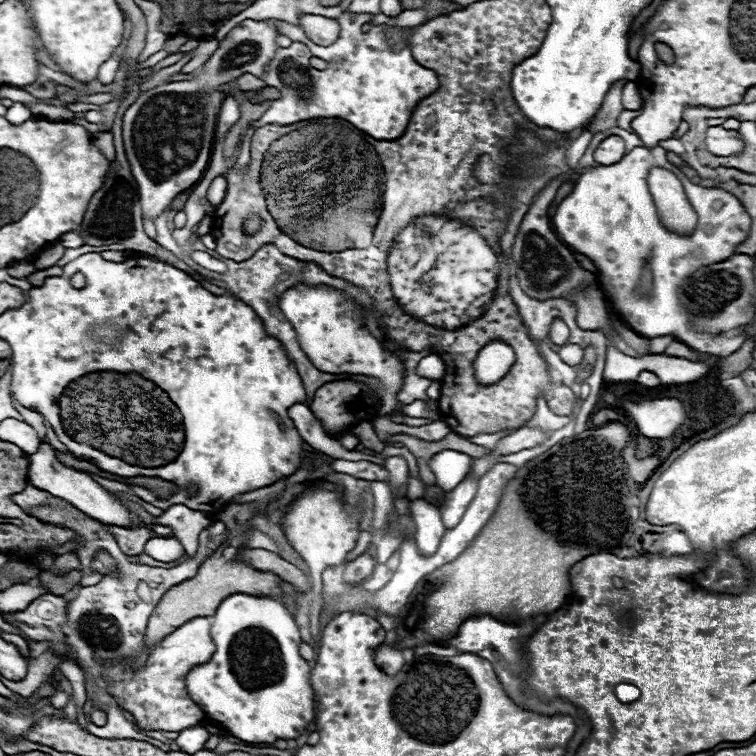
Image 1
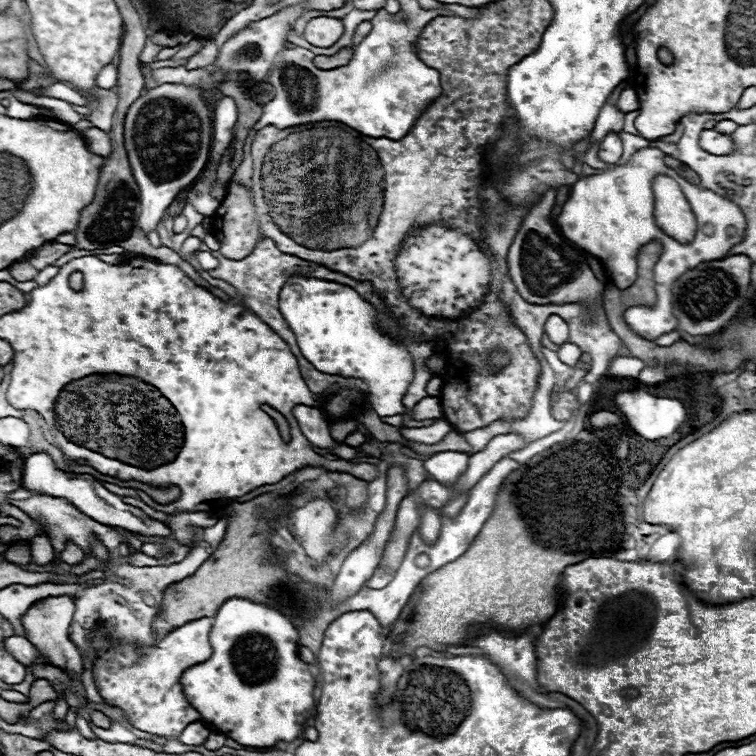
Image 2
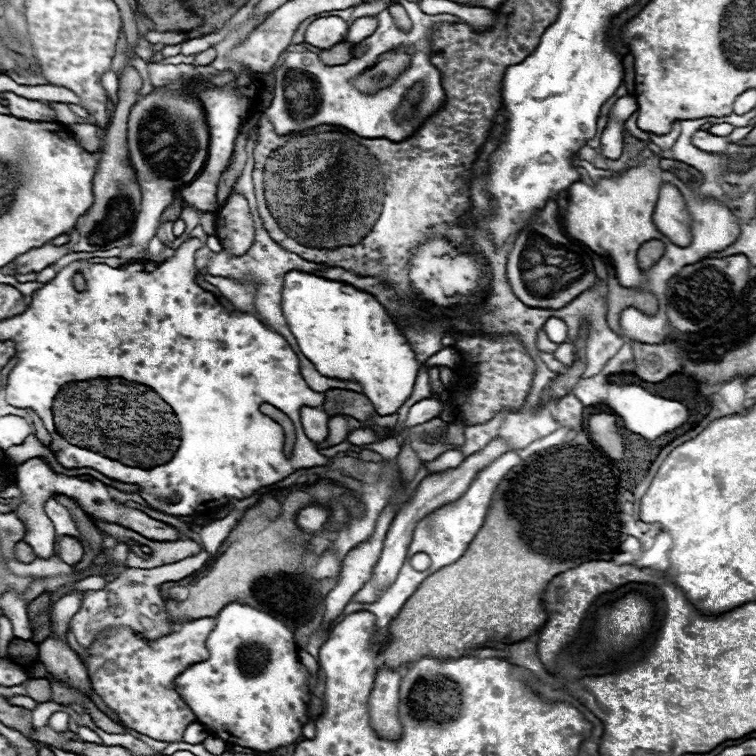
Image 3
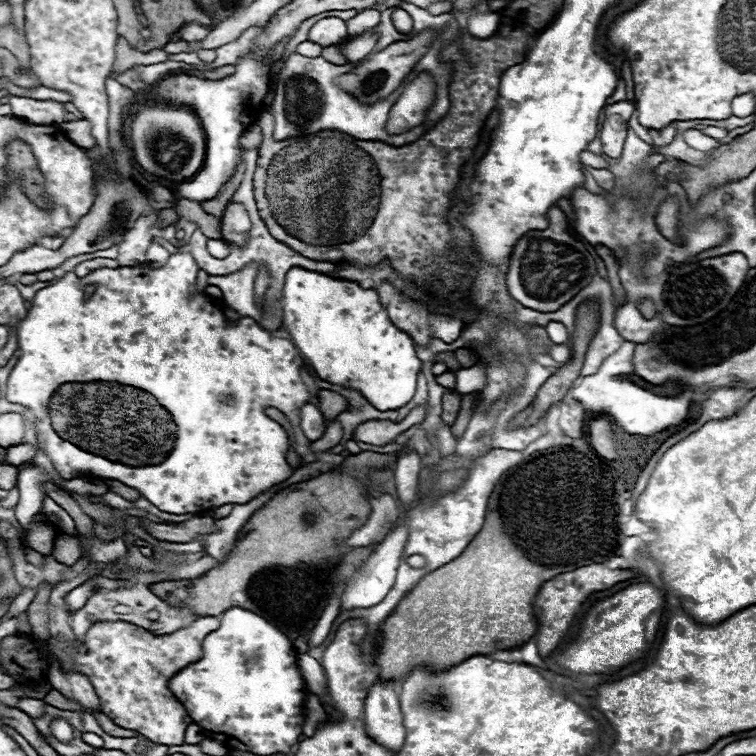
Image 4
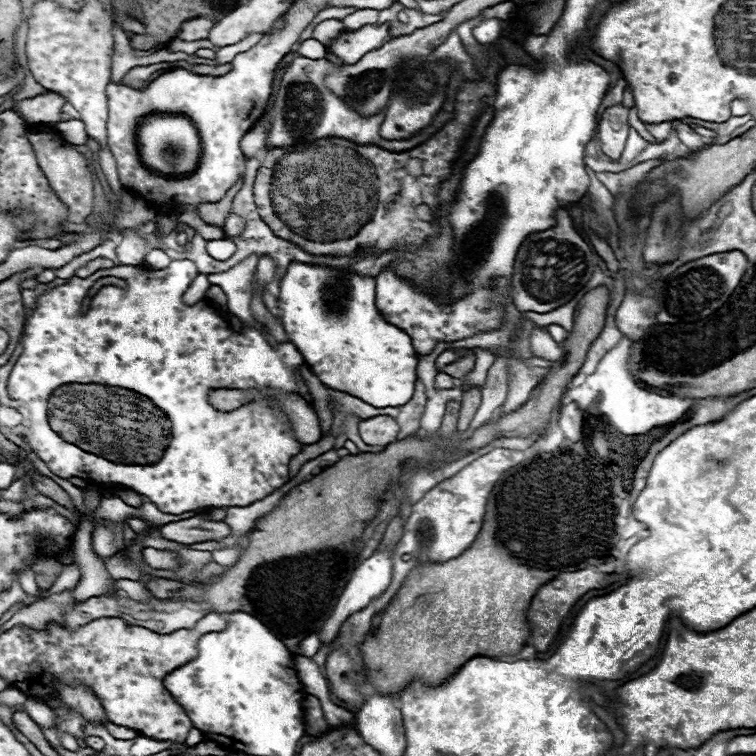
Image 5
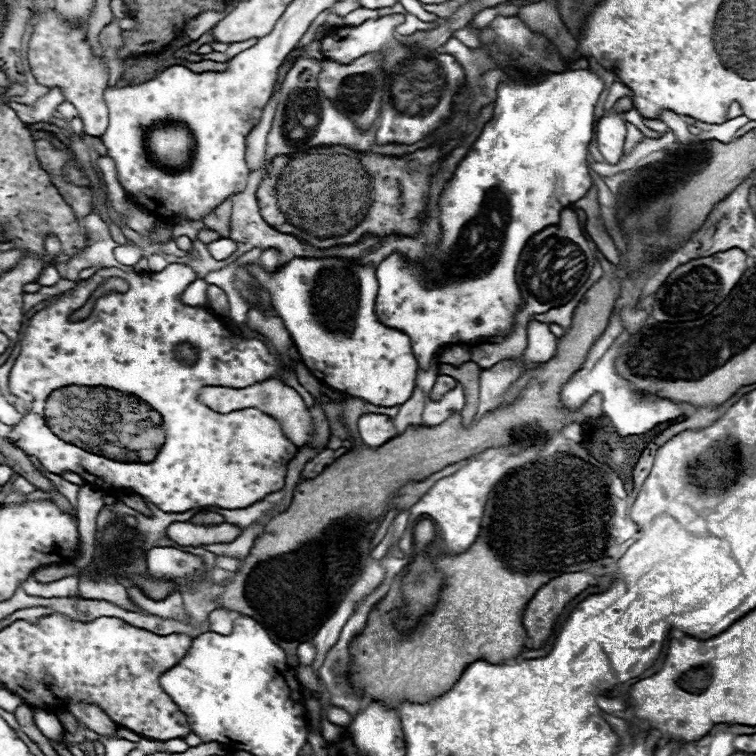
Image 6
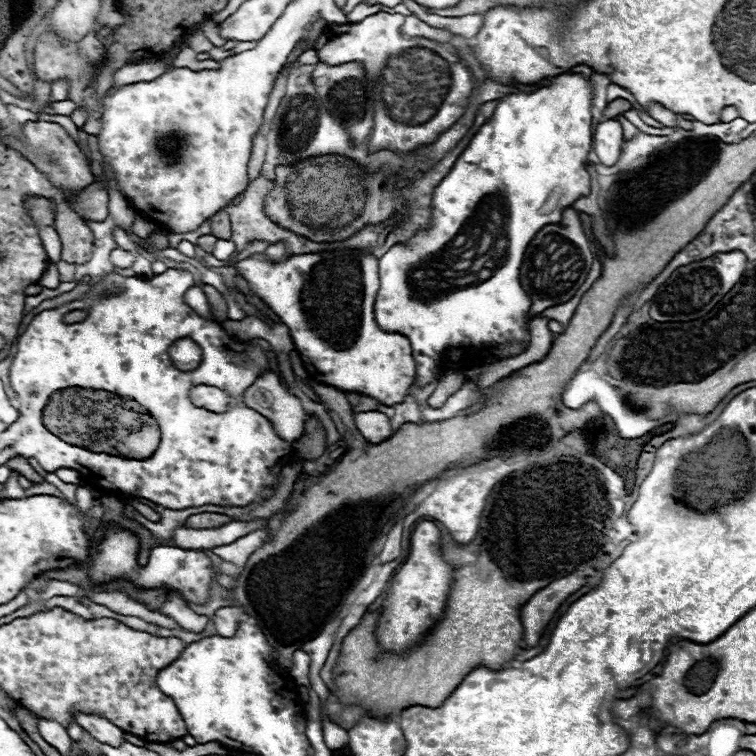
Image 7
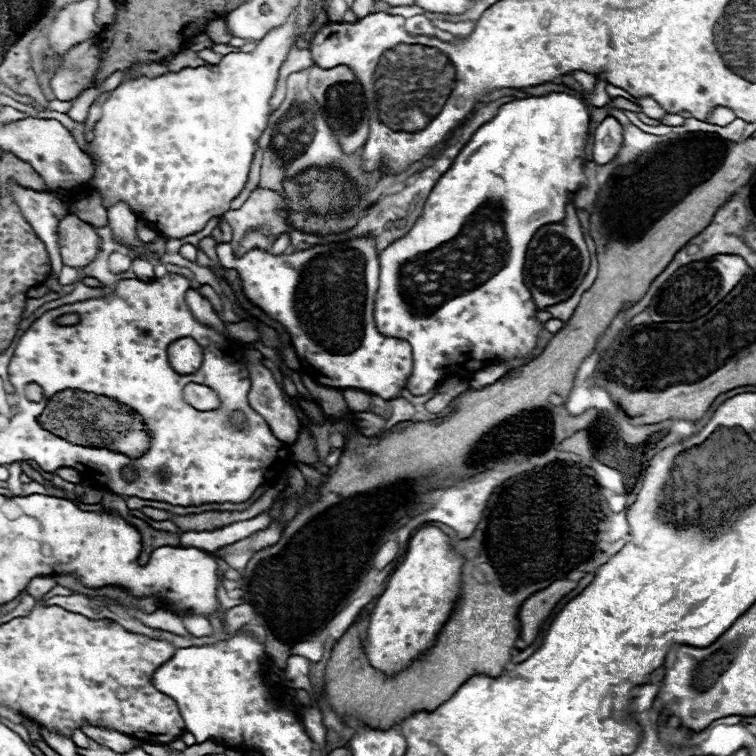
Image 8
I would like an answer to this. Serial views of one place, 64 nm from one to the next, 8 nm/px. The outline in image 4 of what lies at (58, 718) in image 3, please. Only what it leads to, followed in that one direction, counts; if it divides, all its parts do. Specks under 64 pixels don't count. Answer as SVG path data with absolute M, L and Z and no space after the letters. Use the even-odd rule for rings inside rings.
M54 720L52 722L52 734L60 740L60 742L72 742L72 738L74 738L74 732L72 732L72 728L70 728L70 724L66 722L66 720Z

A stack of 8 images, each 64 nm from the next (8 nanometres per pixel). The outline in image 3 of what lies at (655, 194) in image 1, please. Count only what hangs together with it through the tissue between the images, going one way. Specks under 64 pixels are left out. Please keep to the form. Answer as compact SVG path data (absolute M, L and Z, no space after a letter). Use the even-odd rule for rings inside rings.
M664 184L660 190L654 210L654 222L664 236L676 242L676 246L688 246L688 242L692 240L688 230L692 218L686 210L686 202L682 194L672 184Z

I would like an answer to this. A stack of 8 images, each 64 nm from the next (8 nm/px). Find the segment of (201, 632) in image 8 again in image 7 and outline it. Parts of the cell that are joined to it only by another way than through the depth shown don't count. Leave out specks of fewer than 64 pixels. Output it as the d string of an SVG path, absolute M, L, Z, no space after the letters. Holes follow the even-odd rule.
M170 594L168 600L158 608L160 612L172 616L180 626L184 626L184 630L192 630L192 632L202 632L208 624L208 618L206 616L198 616L196 612L192 612L186 602L176 596L176 594Z

